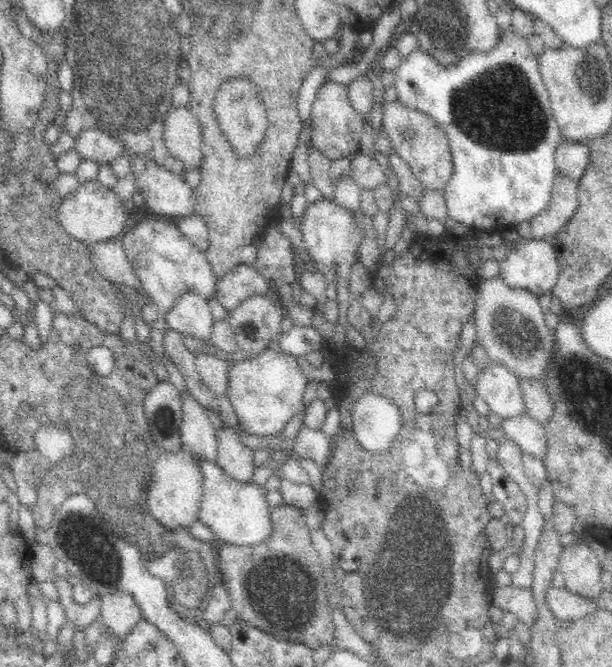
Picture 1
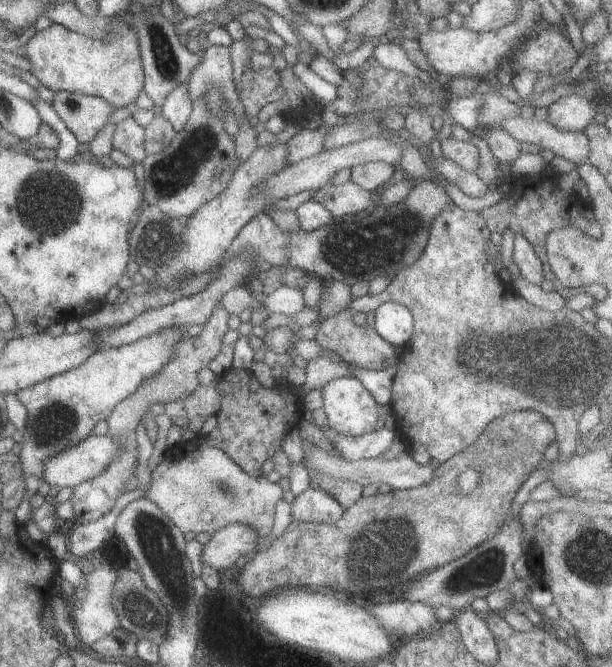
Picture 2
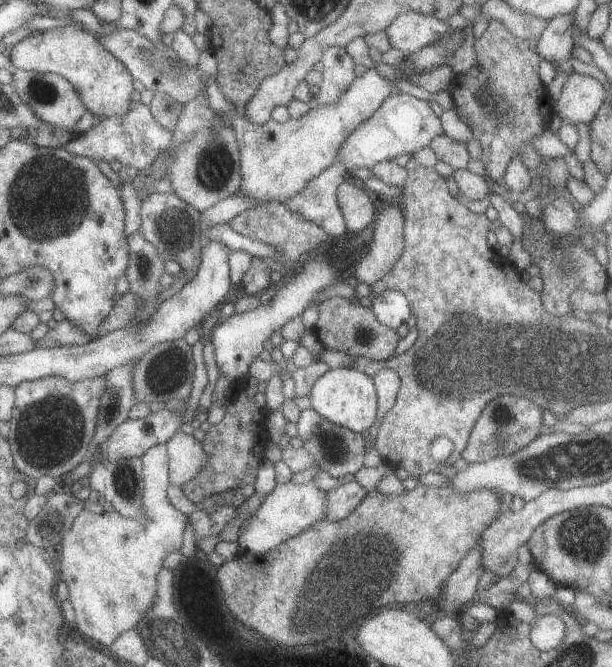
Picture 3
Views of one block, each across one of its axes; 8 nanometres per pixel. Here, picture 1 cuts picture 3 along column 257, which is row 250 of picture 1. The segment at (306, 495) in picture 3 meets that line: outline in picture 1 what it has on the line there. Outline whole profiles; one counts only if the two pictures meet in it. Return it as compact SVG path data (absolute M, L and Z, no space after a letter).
M548 239L521 240L517 243L506 244L505 257L500 262L499 276L506 285L513 289L528 290L532 294L543 294L553 290L558 278L557 253Z

